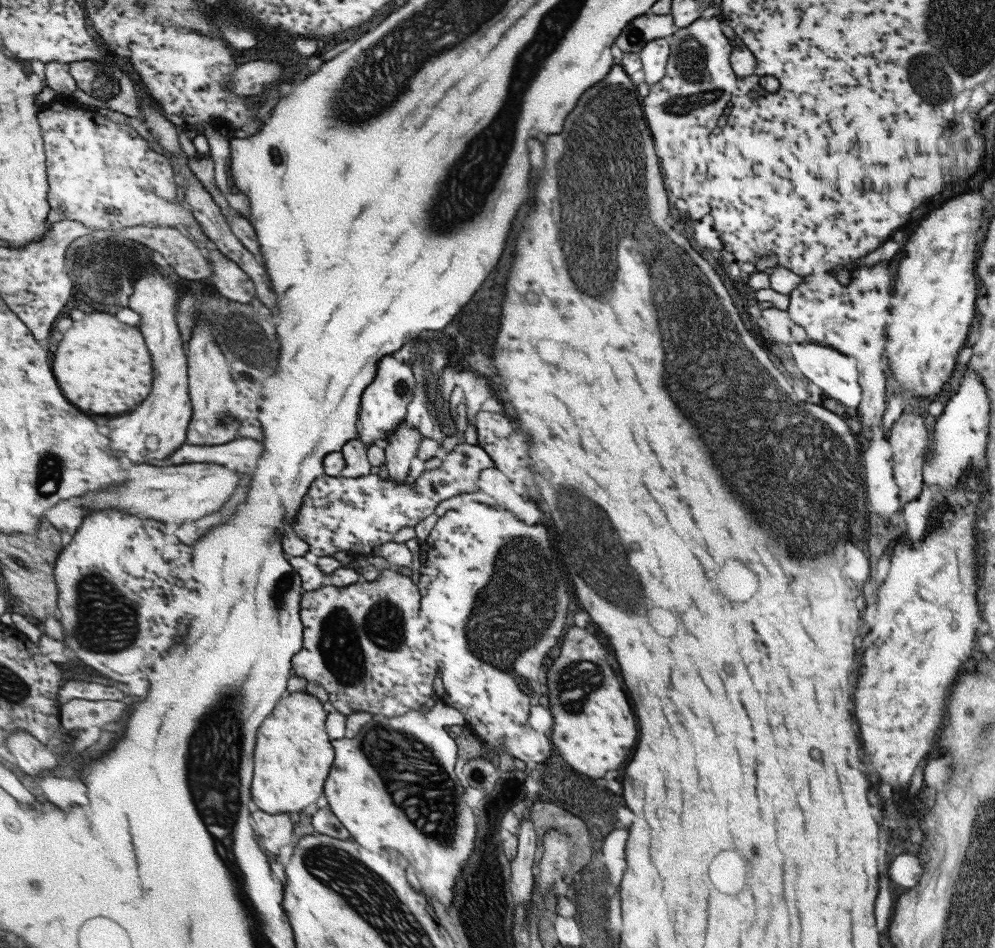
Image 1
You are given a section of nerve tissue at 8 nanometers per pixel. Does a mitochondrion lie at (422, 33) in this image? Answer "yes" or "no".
yes

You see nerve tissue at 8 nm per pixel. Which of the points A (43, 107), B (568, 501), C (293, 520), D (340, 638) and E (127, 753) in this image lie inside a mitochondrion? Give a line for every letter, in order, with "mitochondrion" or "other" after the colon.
A: other
B: mitochondrion
C: other
D: mitochondrion
E: other

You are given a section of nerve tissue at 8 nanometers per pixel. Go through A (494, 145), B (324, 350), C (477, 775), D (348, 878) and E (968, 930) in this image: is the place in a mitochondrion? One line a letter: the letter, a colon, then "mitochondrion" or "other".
A: mitochondrion
B: other
C: mitochondrion
D: mitochondrion
E: mitochondrion

